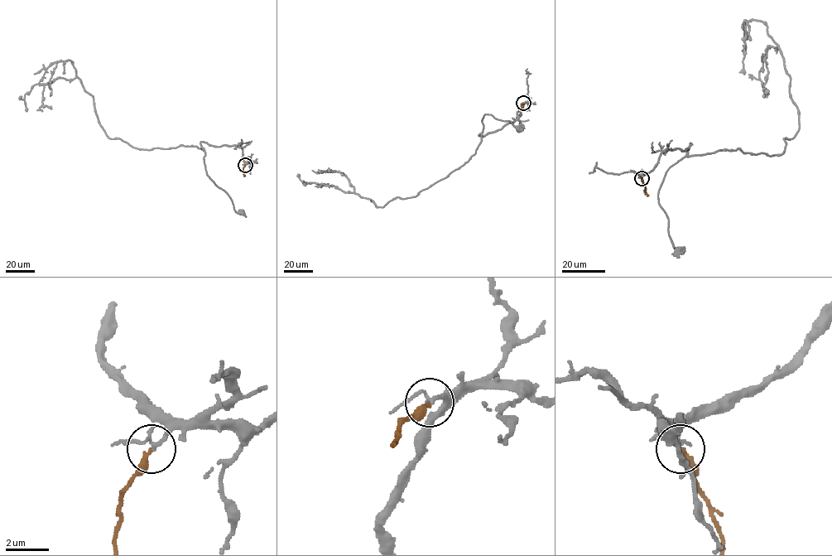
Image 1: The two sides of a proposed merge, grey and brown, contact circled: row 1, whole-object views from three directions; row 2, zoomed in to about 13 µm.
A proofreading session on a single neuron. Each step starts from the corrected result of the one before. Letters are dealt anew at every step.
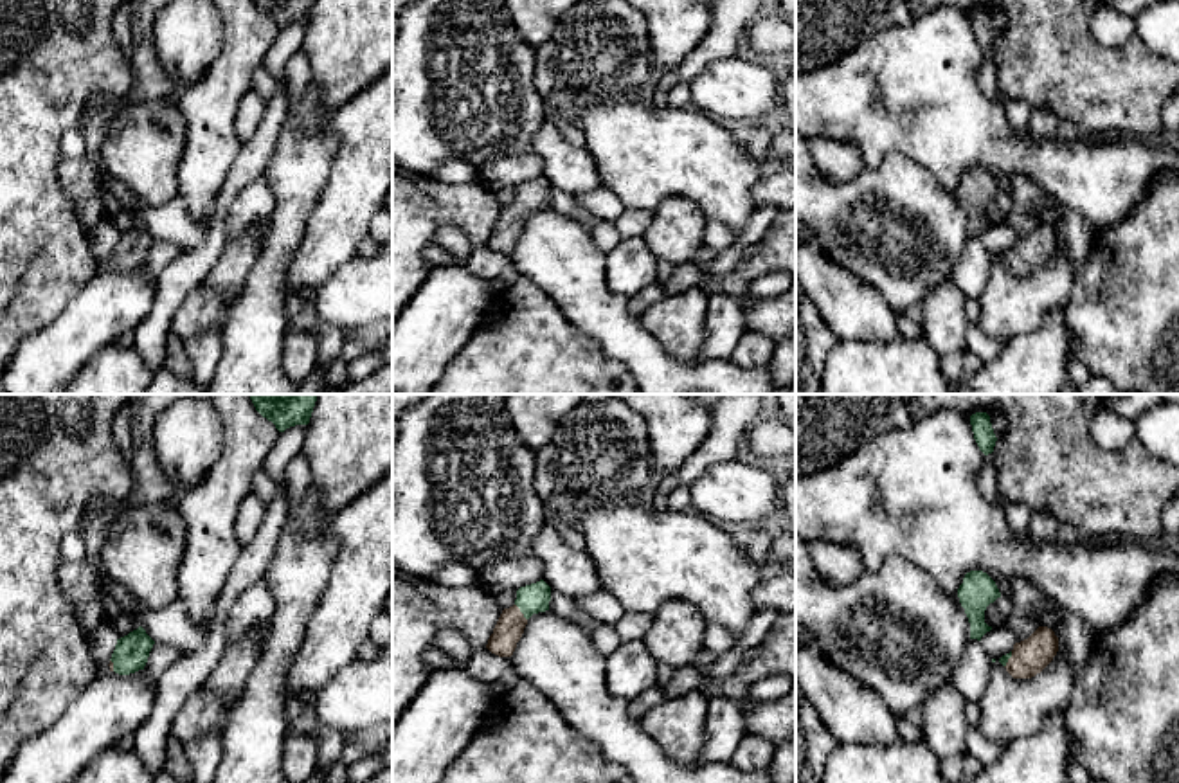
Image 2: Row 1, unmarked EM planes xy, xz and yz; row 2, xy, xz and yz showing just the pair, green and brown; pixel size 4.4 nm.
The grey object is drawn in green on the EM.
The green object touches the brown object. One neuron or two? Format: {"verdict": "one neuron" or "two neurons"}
{"verdict": "one neuron"}

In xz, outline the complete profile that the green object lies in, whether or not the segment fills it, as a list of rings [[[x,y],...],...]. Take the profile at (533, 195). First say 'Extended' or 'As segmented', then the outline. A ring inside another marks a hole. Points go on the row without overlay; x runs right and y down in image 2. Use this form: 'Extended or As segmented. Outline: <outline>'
Extended. Outline: [[[540,176],[517,187],[515,202],[504,205],[486,245],[499,254],[511,254],[520,238],[527,216],[549,207],[551,184]]]

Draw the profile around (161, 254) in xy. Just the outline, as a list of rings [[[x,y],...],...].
[[[155,239],[149,248],[144,268],[151,277],[157,279],[162,274],[162,270],[184,252],[185,250],[173,241]]]

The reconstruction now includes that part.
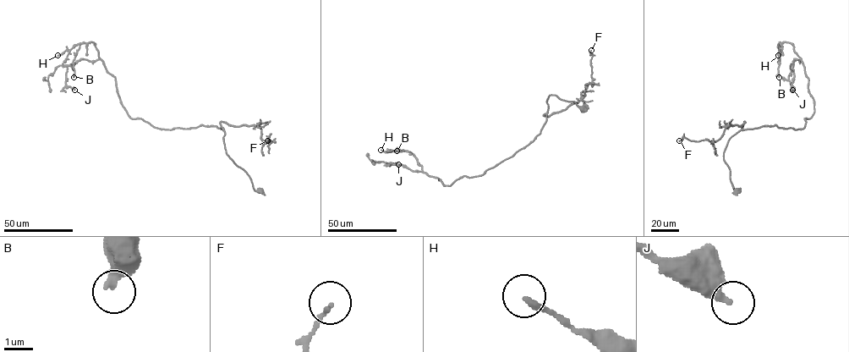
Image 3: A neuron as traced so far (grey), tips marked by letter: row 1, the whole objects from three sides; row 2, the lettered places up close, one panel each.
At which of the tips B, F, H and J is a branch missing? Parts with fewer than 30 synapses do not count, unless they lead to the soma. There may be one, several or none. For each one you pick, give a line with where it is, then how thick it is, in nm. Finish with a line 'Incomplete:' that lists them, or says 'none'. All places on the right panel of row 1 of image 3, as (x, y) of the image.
Incomplete: none

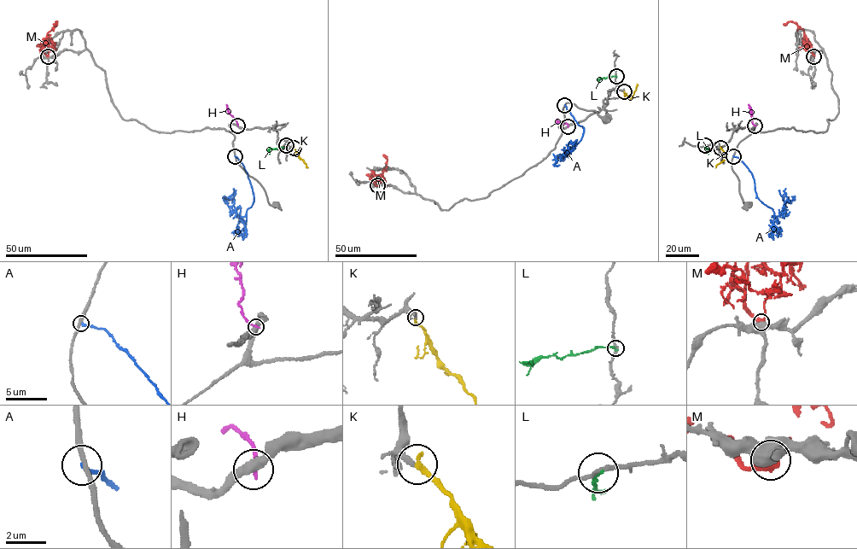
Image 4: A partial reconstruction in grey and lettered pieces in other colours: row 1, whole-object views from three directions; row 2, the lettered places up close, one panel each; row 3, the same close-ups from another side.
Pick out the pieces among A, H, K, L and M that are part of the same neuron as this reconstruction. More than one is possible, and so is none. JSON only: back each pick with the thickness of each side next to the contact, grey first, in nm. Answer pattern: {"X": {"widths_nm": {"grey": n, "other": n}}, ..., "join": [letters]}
{"K": {"widths_nm": {"grey": 280, "other": 240}}, "join": ["K"]}

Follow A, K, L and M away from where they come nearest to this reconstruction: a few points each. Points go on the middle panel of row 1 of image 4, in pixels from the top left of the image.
A: (564, 105), (584, 129), (581, 140), (563, 155), (562, 154), (563, 158), (560, 154), (566, 151)
K: (624, 91), (631, 97), (637, 84)
L: (615, 76), (599, 79)
M: (377, 185), (375, 183), (376, 176), (382, 173), (387, 160), (383, 154)

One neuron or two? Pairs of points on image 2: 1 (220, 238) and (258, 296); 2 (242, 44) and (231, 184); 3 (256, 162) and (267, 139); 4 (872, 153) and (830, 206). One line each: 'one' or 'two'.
1: two
2: two
3: one
4: two

